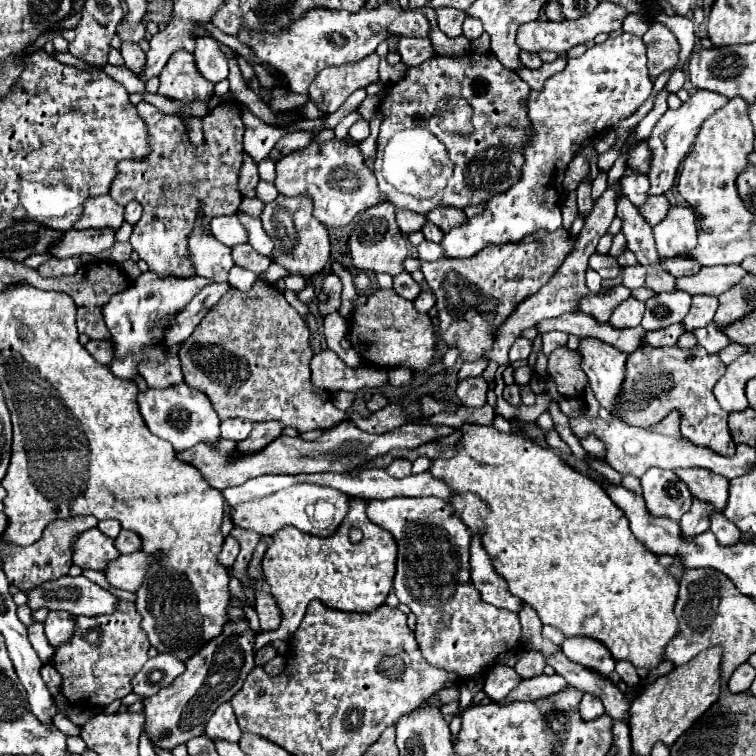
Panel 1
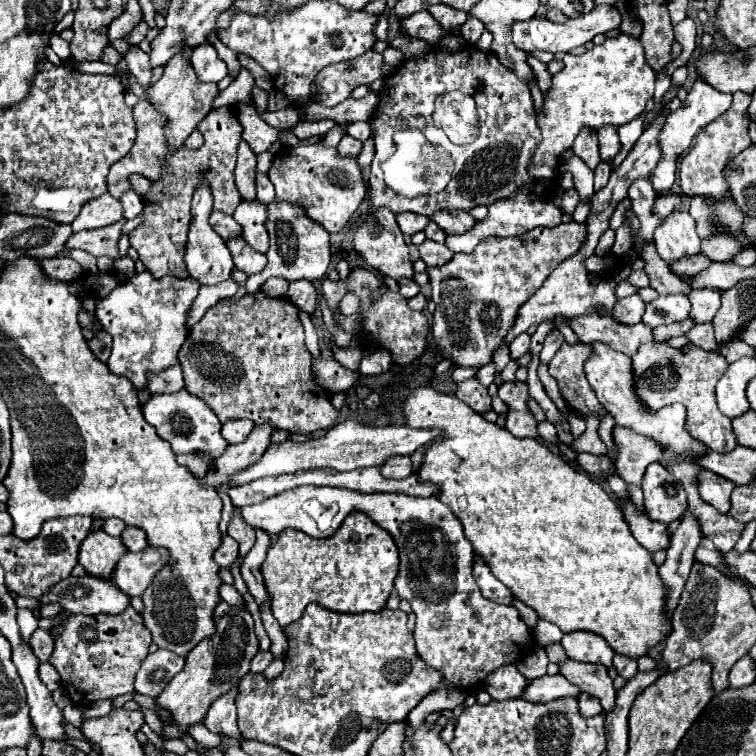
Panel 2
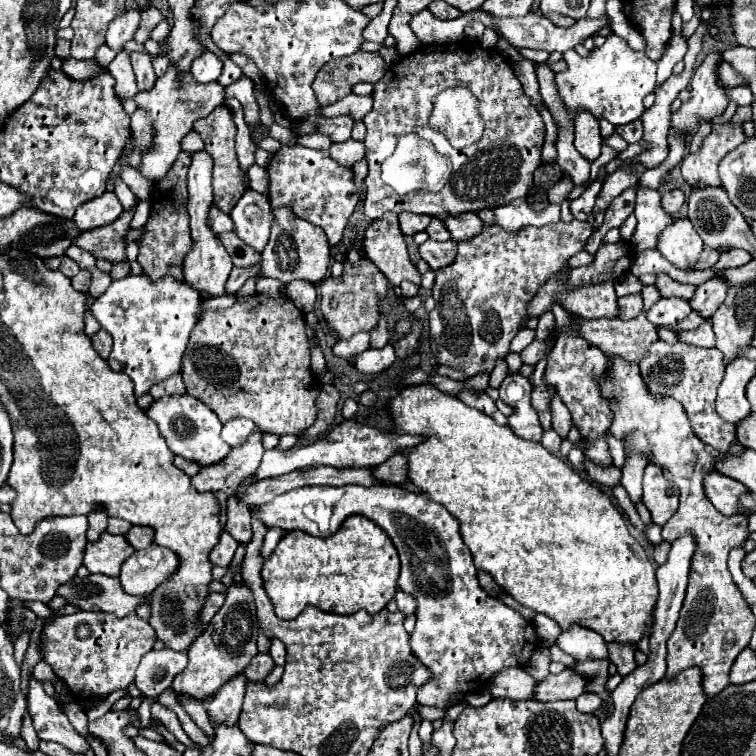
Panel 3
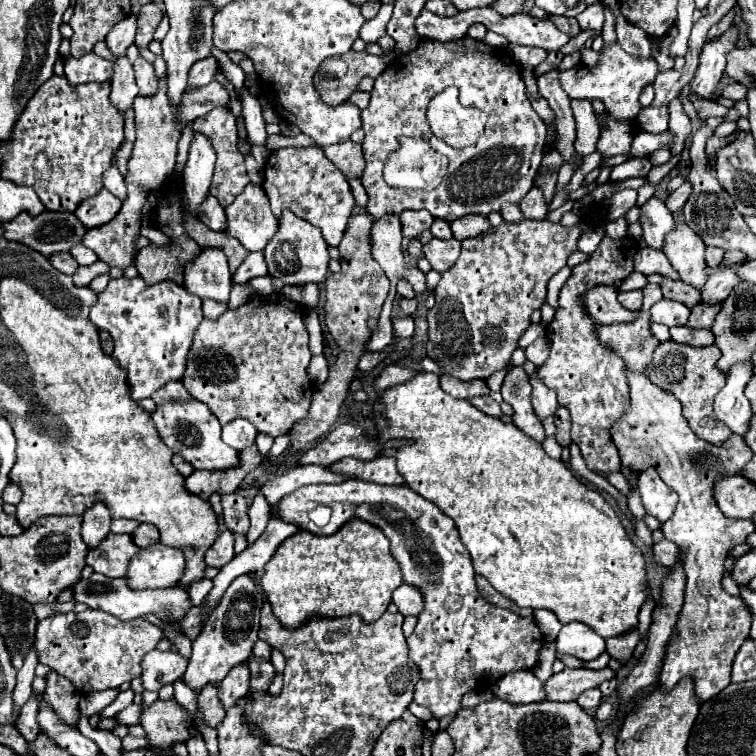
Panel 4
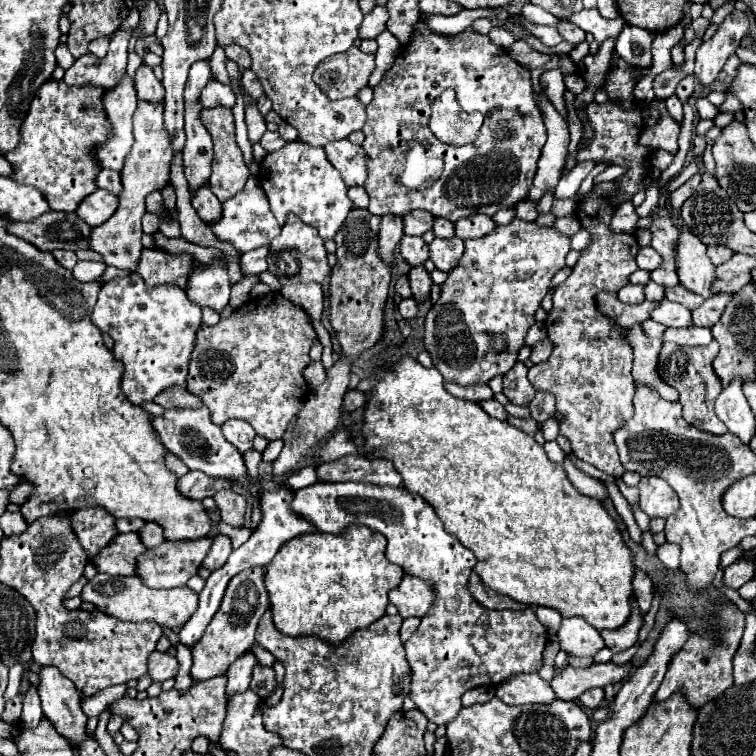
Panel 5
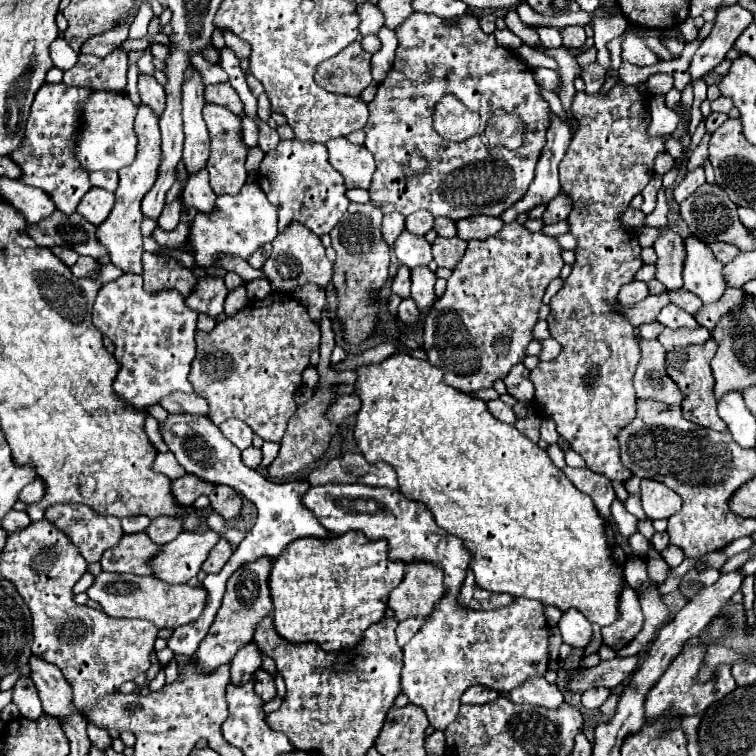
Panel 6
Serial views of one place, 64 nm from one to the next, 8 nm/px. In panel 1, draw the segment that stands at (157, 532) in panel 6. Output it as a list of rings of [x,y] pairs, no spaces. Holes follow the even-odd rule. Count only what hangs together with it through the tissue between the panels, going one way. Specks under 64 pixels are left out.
[[[122,530],[118,534],[118,538],[114,540],[114,544],[116,544],[120,554],[130,554],[130,552],[140,550],[140,536],[136,532],[132,532],[132,530]]]

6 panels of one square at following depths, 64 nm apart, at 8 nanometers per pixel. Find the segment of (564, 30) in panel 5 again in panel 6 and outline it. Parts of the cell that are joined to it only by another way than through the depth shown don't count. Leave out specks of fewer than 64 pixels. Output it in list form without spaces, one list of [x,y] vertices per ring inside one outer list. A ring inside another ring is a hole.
[[[568,26],[568,28],[560,30],[560,32],[562,32],[566,48],[580,48],[586,42],[584,28],[580,28],[580,26]]]

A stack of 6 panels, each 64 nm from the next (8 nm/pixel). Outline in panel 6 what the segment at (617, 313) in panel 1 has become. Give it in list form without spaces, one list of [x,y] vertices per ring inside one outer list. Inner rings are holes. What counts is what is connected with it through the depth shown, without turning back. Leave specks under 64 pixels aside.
[[[632,280],[630,284],[624,284],[624,288],[620,288],[620,294],[618,294],[618,302],[622,306],[632,306],[640,300],[644,300],[648,296],[648,286],[644,282],[638,282],[638,280]]]

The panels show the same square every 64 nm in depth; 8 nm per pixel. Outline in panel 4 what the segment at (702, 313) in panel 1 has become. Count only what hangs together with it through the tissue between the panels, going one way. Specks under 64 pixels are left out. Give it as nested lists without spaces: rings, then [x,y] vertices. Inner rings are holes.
[[[734,264],[730,268],[724,268],[724,270],[718,270],[716,274],[712,274],[706,280],[704,288],[700,290],[700,294],[702,294],[700,304],[720,304],[720,302],[724,302],[728,298],[728,294],[732,292],[732,288],[736,284],[740,284],[740,278],[734,274],[734,270],[738,266],[740,264]]]

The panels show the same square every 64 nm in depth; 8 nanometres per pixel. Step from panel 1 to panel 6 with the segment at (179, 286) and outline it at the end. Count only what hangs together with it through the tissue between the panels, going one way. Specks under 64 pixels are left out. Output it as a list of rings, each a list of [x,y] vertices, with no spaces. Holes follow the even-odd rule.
[[[124,274],[104,284],[94,302],[92,322],[114,342],[114,358],[122,364],[114,380],[116,394],[136,410],[146,410],[172,392],[192,392],[188,372],[196,354],[196,320],[198,312],[186,306],[180,292],[144,292],[140,274]]]

